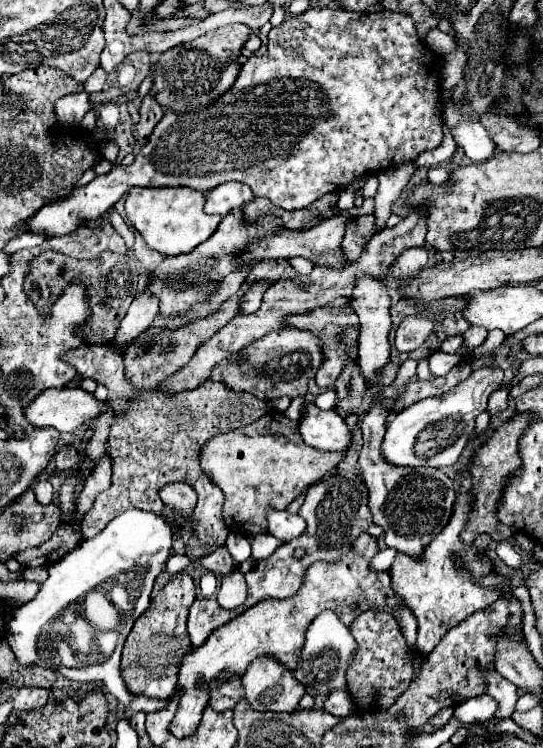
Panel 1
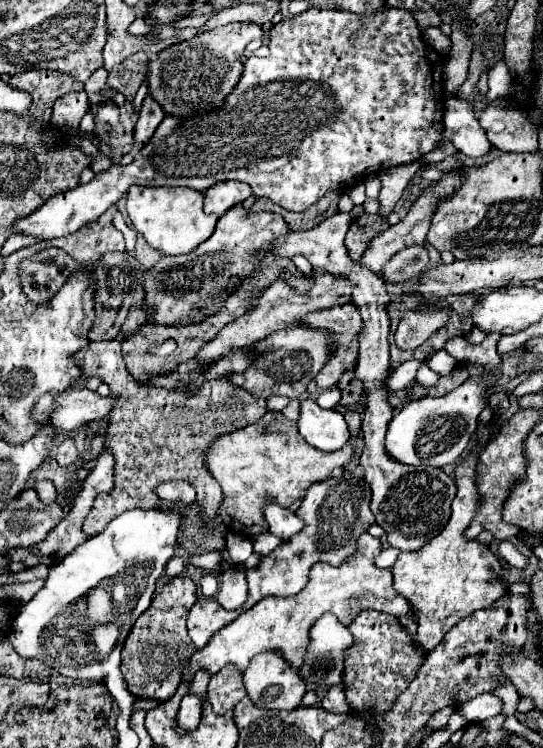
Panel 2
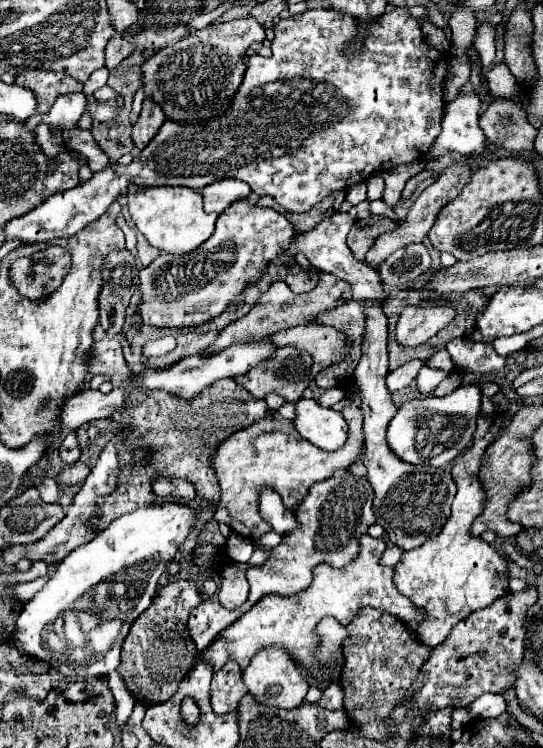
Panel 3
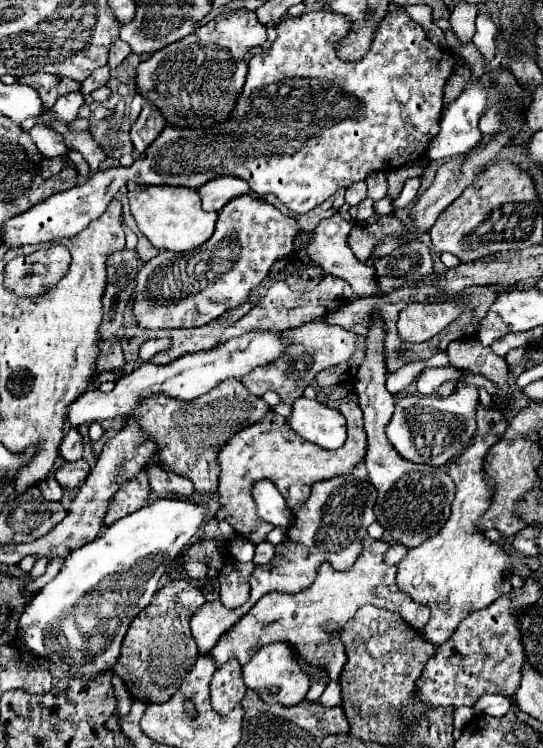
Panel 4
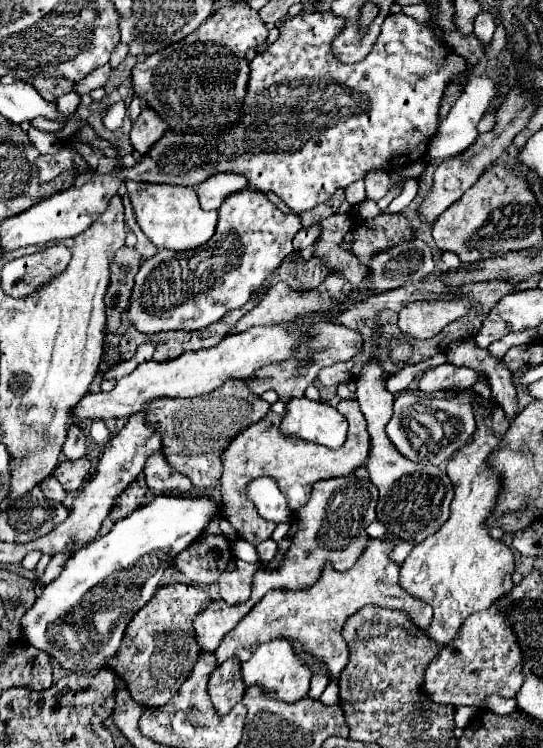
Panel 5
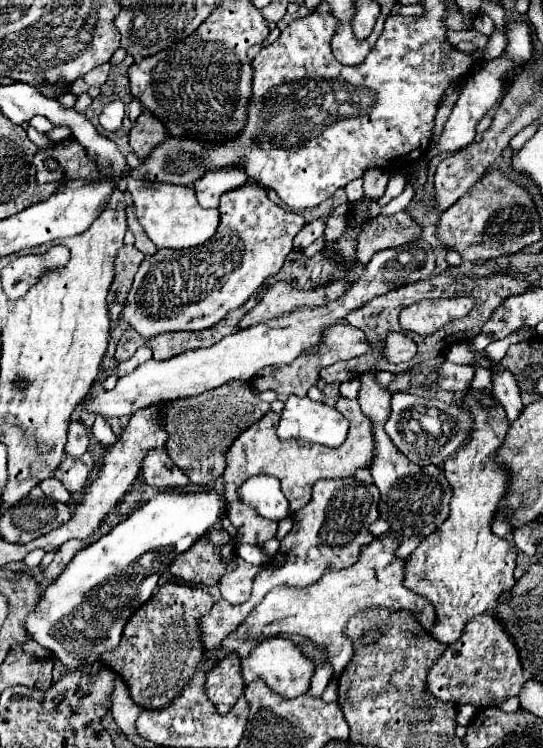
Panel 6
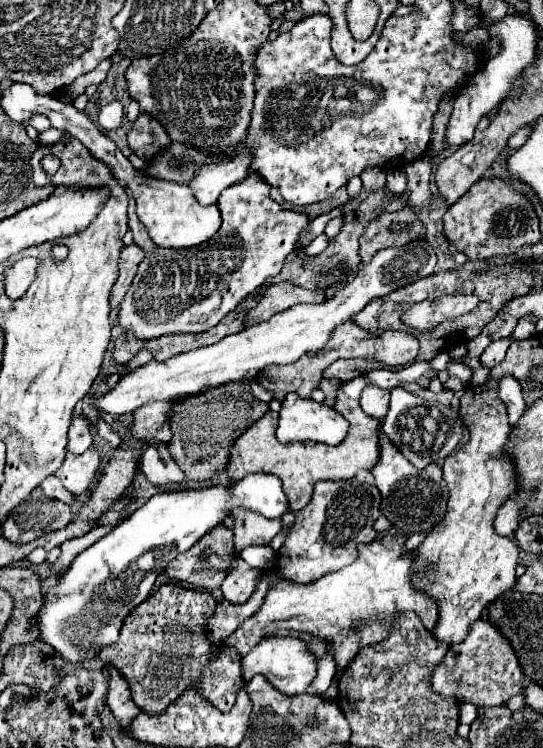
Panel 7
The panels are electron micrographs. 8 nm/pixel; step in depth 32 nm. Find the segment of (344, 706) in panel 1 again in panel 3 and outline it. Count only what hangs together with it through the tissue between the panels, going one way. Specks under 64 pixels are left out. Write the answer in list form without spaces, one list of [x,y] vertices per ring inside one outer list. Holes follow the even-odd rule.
[[[334,682],[334,684],[330,684],[324,690],[324,694],[322,694],[322,698],[320,698],[318,704],[324,706],[324,708],[330,708],[330,710],[340,710],[342,708],[342,698],[344,698],[342,688],[340,688],[338,682]]]

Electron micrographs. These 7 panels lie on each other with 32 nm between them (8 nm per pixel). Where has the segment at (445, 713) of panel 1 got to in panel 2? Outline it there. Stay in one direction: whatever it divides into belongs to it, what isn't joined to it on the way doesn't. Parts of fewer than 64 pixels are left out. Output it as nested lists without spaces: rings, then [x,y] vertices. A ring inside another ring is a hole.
[[[446,707],[440,712],[434,712],[434,716],[430,716],[428,724],[426,724],[426,730],[430,732],[438,732],[438,730],[444,730],[448,726],[448,720],[450,720],[450,714],[454,712],[454,708]]]

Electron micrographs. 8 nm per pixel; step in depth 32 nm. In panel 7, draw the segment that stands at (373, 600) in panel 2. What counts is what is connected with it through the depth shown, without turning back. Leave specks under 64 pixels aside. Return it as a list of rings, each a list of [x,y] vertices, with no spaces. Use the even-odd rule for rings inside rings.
[[[386,534],[370,544],[358,544],[358,558],[350,566],[324,574],[312,584],[280,580],[268,590],[258,612],[244,620],[244,624],[240,624],[240,628],[232,632],[224,644],[232,644],[244,656],[274,630],[302,630],[324,640],[334,640],[334,658],[340,670],[360,648],[388,638],[394,618],[402,612],[416,612],[422,618],[422,624],[428,630],[434,630],[440,618],[438,602],[416,586],[416,578],[420,574],[420,570],[416,570],[418,556],[416,550],[404,552],[404,544],[406,536]]]

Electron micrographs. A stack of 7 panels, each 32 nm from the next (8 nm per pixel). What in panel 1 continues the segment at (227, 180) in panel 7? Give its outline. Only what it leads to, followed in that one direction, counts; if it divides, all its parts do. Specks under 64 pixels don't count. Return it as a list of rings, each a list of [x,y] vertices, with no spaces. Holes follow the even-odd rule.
[[[226,182],[206,192],[206,214],[226,216],[232,208],[242,208],[246,202],[254,198],[252,190],[240,182]]]

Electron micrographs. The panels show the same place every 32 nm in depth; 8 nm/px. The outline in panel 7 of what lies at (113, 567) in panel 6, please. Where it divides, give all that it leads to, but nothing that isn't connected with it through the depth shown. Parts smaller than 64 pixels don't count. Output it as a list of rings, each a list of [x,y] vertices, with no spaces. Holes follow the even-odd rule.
[[[266,472],[248,474],[232,484],[216,484],[204,490],[154,494],[110,534],[80,552],[60,580],[60,586],[48,590],[36,618],[40,628],[38,640],[50,644],[68,662],[92,658],[100,646],[118,640],[124,616],[150,596],[160,572],[200,536],[222,524],[234,508],[246,508],[264,518],[280,518],[286,506],[288,498],[280,478]],[[66,644],[70,646],[68,652]]]

